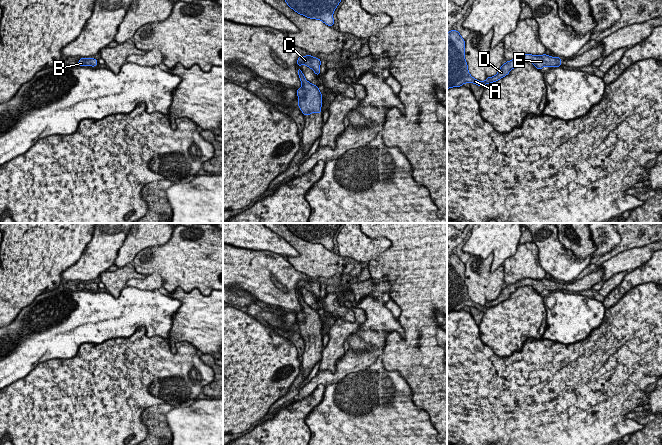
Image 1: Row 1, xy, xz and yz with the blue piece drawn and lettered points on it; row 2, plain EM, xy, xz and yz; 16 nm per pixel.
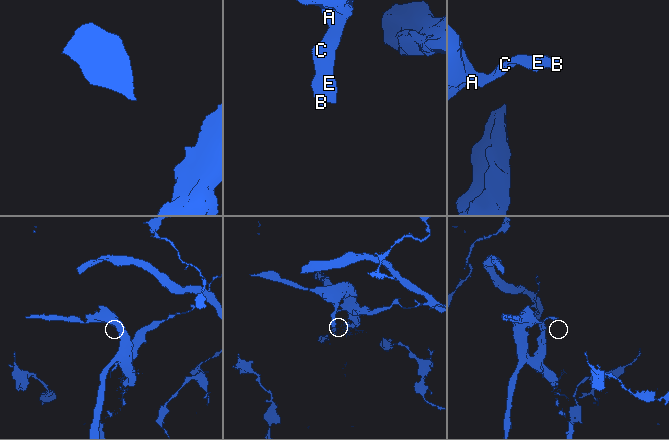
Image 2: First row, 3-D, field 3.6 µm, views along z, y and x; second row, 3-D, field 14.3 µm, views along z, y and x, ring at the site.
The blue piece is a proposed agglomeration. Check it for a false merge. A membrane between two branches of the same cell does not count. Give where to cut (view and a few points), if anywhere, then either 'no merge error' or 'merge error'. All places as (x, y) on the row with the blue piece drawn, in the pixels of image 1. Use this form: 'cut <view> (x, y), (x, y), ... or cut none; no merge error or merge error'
cut none; no merge error

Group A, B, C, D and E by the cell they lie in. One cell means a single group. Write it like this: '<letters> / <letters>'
A B C D E

